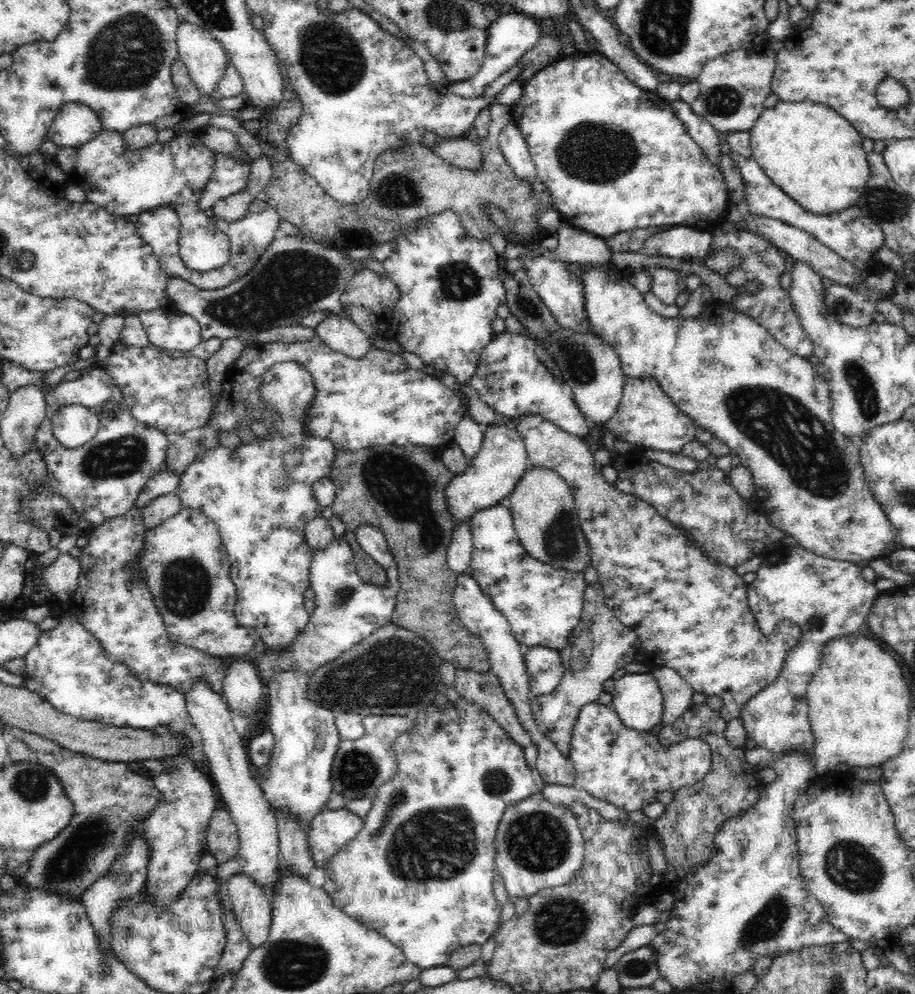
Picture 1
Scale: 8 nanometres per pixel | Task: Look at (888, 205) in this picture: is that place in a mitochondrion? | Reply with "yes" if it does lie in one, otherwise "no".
yes

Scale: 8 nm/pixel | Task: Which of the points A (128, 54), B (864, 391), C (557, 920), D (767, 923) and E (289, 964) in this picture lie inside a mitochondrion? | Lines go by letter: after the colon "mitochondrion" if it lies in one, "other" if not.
A: mitochondrion
B: mitochondrion
C: mitochondrion
D: mitochondrion
E: mitochondrion

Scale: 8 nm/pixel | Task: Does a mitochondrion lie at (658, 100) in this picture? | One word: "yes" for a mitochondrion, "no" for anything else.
no

